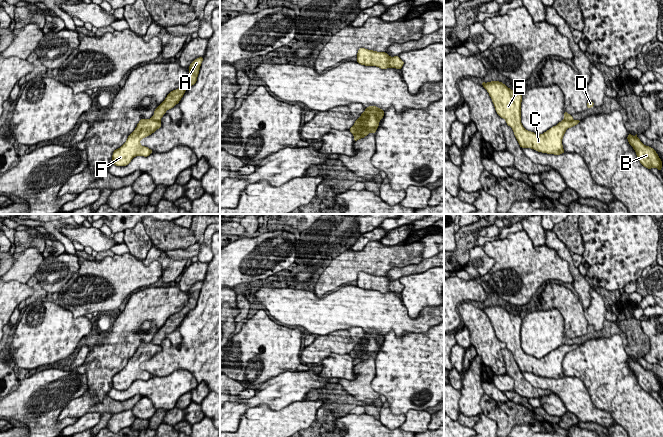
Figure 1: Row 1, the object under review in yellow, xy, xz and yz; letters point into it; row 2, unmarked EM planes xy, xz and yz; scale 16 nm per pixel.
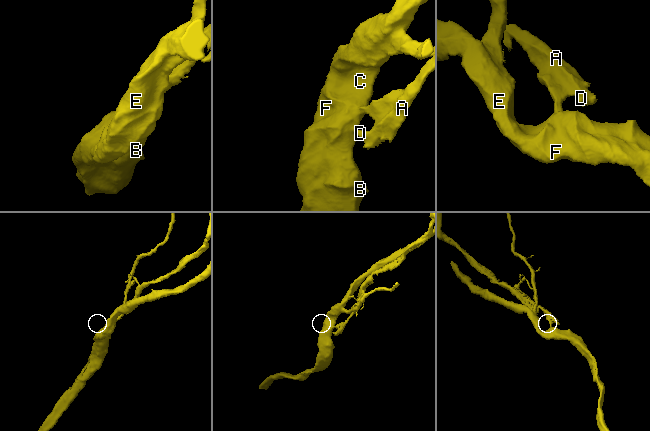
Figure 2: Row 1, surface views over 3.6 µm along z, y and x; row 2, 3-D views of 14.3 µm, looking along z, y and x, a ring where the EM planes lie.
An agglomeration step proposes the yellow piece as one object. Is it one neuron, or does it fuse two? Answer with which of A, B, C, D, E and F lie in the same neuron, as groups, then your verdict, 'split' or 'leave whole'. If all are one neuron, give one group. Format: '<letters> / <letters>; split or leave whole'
A D / B C E F; split

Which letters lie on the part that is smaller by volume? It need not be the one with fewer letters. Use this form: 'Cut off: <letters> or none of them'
Cut off: A, D

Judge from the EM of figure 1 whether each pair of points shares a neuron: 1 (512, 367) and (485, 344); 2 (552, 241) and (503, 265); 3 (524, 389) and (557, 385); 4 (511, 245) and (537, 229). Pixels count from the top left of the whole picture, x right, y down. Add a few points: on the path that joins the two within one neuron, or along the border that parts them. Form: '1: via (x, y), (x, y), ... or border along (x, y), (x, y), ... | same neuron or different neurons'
1: border along (504, 347), (500, 354), (507, 372) | different neurons
2: border along (545, 245), (552, 248), (564, 259) | different neurons
3: border along (521, 372), (533, 386), (547, 388), (552, 392) | different neurons
4: border along (523, 229), (535, 246), (545, 245) | different neurons

